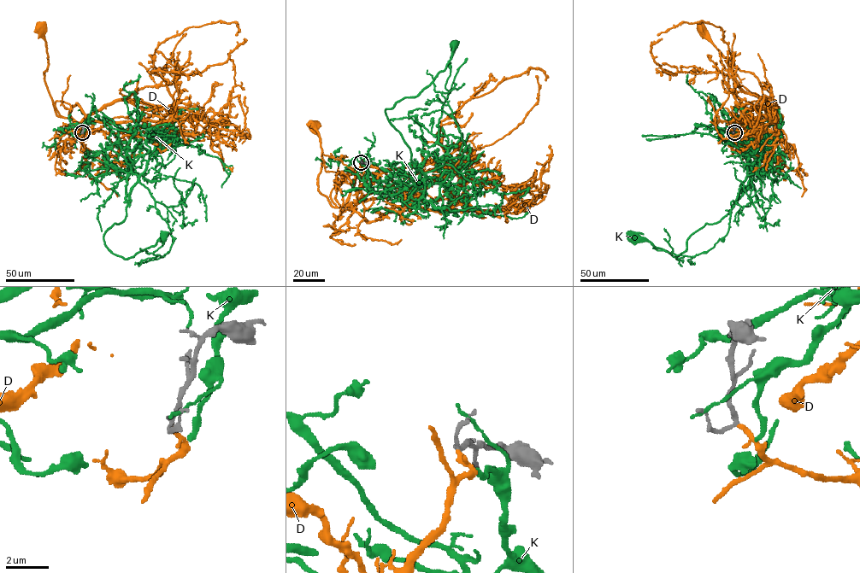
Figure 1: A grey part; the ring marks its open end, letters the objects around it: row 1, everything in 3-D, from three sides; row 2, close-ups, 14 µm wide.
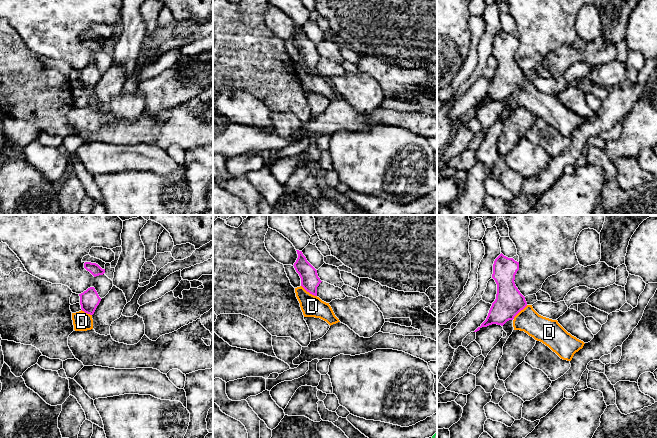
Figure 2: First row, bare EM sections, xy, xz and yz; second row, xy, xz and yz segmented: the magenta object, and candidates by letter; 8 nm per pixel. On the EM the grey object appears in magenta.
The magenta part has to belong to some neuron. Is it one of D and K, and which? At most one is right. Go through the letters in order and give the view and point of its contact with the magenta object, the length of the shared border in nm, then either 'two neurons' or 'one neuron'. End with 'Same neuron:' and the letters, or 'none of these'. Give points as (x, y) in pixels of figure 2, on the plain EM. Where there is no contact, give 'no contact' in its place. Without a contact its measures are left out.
D: contact xz (309, 68); length 160 nm; one neuron
K: no contact; two neurons
Same neuron: D

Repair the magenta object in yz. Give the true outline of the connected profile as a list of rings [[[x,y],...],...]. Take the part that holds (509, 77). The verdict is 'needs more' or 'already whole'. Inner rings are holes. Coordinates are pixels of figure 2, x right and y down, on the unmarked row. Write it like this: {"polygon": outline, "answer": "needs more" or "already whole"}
{"polygon": [[[501,29],[495,35],[492,54],[497,60],[496,75],[492,79],[486,96],[474,108],[492,100],[503,102],[507,97],[512,96],[514,106],[524,107],[535,116],[548,122],[561,135],[571,137],[574,130],[582,125],[585,119],[568,109],[557,96],[539,91],[532,81],[527,80],[525,73],[520,69],[514,58],[518,46],[519,38],[513,34],[508,34]]], "answer": "needs more"}

